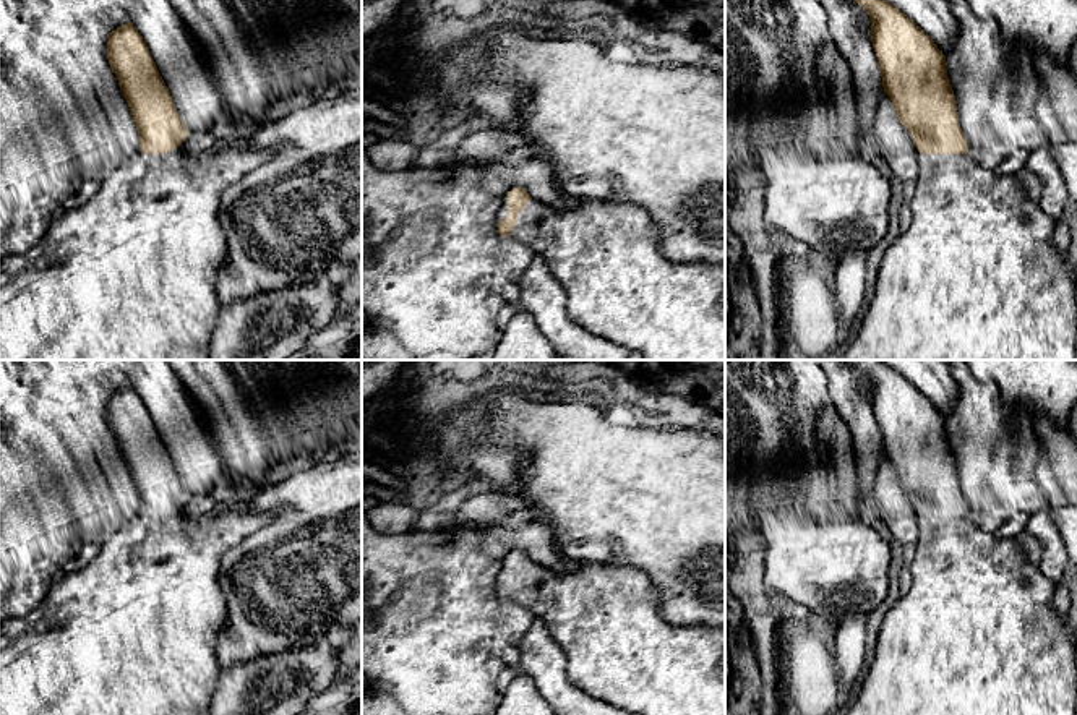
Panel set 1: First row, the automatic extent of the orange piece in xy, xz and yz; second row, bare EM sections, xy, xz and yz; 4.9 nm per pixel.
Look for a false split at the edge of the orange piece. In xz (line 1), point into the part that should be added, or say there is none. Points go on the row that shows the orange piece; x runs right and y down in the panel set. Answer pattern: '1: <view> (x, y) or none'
1: xz (618, 284)

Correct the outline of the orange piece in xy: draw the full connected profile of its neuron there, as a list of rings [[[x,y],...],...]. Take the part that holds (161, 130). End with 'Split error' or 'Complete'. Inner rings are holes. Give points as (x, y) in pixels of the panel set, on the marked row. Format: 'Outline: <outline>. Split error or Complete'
Outline: [[[131,21],[110,32],[107,58],[128,102],[141,149],[110,172],[88,203],[54,217],[32,248],[0,261],[0,360],[209,360],[209,344],[222,306],[214,284],[229,258],[217,217],[221,196],[268,162],[271,152],[234,141],[200,154],[180,151],[188,128]]]. Split error

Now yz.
Outline: [[[855,0],[871,18],[871,42],[877,57],[882,88],[890,97],[895,115],[912,133],[916,149],[923,154],[912,199],[912,224],[907,232],[887,248],[876,280],[873,302],[853,344],[840,360],[1075,360],[1077,350],[1077,272],[1069,256],[1062,256],[1053,245],[1054,220],[1023,193],[1015,173],[999,175],[976,165],[968,152],[968,141],[960,128],[957,101],[947,76],[946,55],[934,41],[903,11],[887,0]]]. Split error

